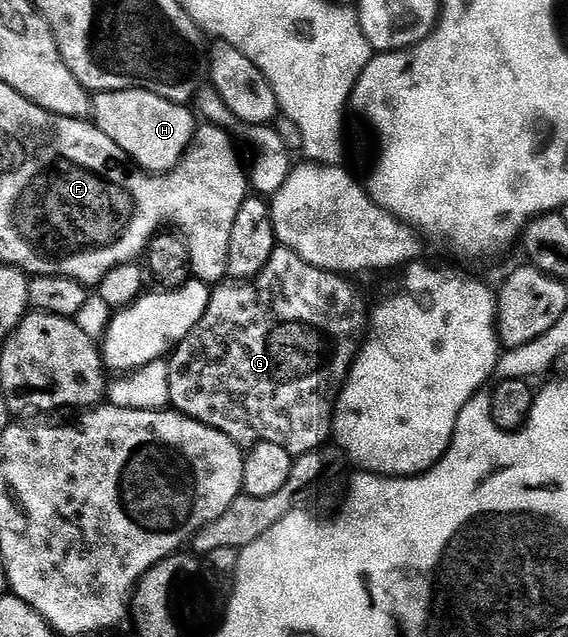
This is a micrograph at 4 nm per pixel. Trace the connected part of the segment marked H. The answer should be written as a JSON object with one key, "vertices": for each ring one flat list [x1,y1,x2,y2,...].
{"vertices":[[133,88,132,90,120,90,119,92,99,92,92,100,92,120,98,125,120,150,124,150,130,156,131,161,141,171,147,174,170,174,178,167,183,156,186,155,186,149,194,141,194,130,196,121,190,113,191,109,184,104,177,104,168,98,160,98,151,92,145,92,142,88]]}

